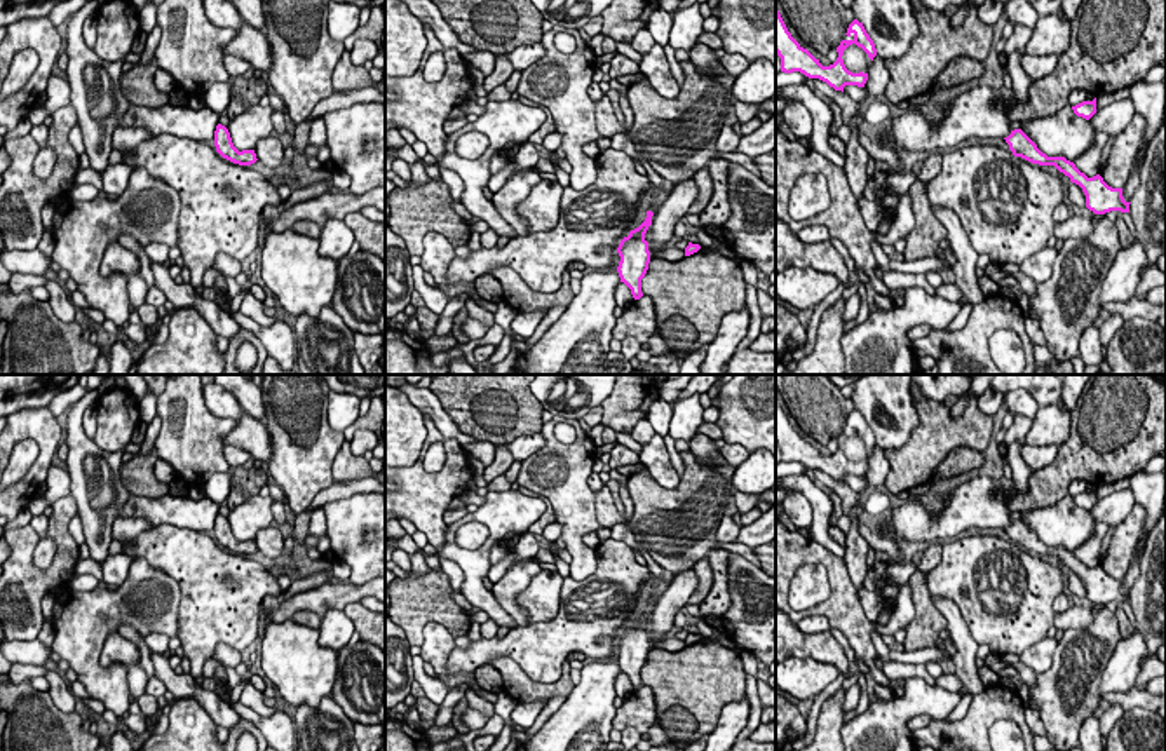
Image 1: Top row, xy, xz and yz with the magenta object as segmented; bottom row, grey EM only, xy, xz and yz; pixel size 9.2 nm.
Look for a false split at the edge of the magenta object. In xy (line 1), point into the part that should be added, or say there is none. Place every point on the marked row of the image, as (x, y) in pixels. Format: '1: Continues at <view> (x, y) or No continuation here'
1: No continuation here

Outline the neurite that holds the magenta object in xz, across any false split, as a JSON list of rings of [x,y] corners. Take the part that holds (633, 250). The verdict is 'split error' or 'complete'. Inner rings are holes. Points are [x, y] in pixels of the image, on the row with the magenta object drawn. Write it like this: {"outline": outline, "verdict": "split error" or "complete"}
{"outline": [[[647,211],[645,221],[638,228],[631,230],[617,247],[617,253],[620,256],[617,272],[620,282],[624,282],[631,289],[634,300],[640,300],[643,296],[641,279],[645,277],[650,263],[650,251],[648,242],[645,240],[645,233],[652,225],[652,216],[654,213]]], "verdict": "complete"}

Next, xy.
{"outline": [[[221,124],[214,131],[214,146],[223,159],[239,166],[251,166],[258,160],[254,150],[239,152],[232,143],[228,129]]], "verdict": "complete"}

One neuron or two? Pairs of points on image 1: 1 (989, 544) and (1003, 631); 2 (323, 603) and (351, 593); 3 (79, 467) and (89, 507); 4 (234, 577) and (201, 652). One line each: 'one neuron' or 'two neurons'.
1: one neuron
2: one neuron
3: one neuron
4: one neuron

